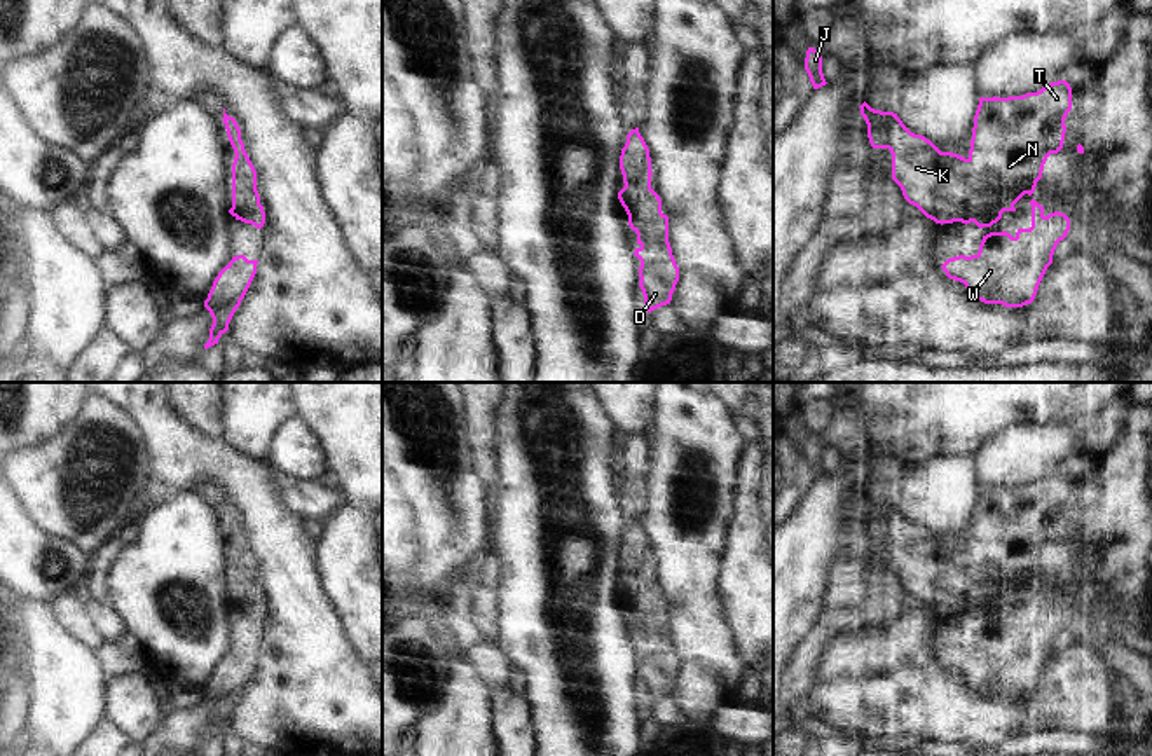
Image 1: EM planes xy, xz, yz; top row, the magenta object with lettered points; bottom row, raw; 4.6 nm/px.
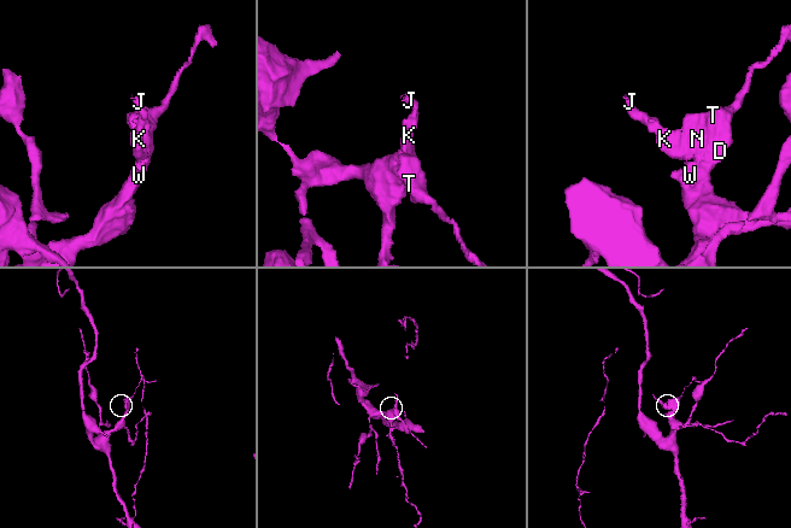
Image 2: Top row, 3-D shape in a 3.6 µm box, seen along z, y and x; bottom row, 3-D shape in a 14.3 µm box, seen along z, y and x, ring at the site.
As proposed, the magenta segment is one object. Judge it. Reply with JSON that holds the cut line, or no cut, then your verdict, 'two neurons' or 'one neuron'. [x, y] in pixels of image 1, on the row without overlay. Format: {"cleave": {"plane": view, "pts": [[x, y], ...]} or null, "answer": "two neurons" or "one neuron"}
{"cleave": null, "answer": "one neuron"}

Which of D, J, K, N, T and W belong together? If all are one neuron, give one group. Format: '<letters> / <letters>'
D J K N T W

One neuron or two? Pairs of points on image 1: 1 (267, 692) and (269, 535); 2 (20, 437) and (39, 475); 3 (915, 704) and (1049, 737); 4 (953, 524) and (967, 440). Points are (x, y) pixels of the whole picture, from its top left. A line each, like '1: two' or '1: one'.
1: one
2: two
3: two
4: two

